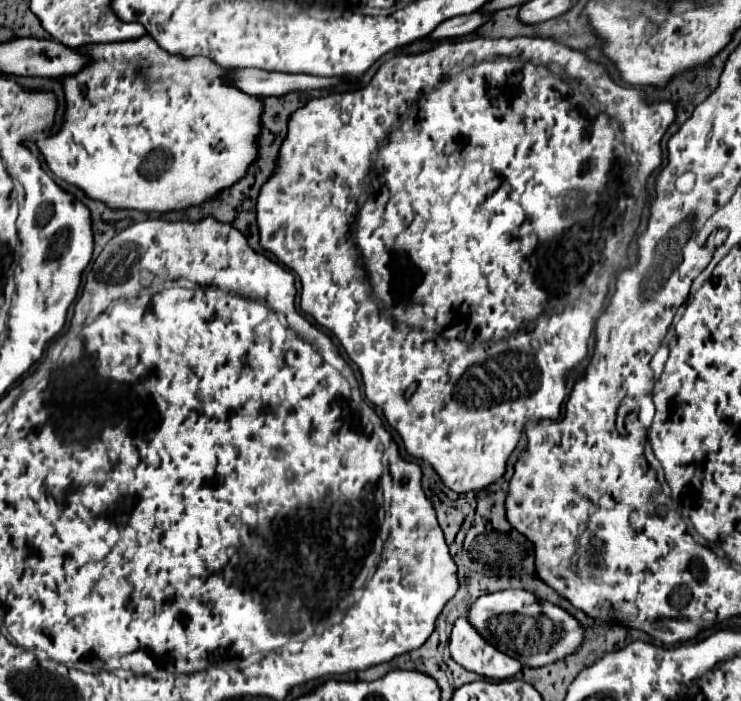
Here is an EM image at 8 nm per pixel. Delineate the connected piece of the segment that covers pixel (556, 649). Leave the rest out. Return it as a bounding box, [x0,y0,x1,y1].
[466,590,584,668]

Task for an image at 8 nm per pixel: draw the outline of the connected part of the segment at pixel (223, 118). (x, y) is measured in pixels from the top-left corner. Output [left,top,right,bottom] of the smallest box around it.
[38,34,264,214]

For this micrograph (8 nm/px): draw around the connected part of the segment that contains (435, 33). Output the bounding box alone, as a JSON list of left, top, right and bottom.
[428,12,490,40]

